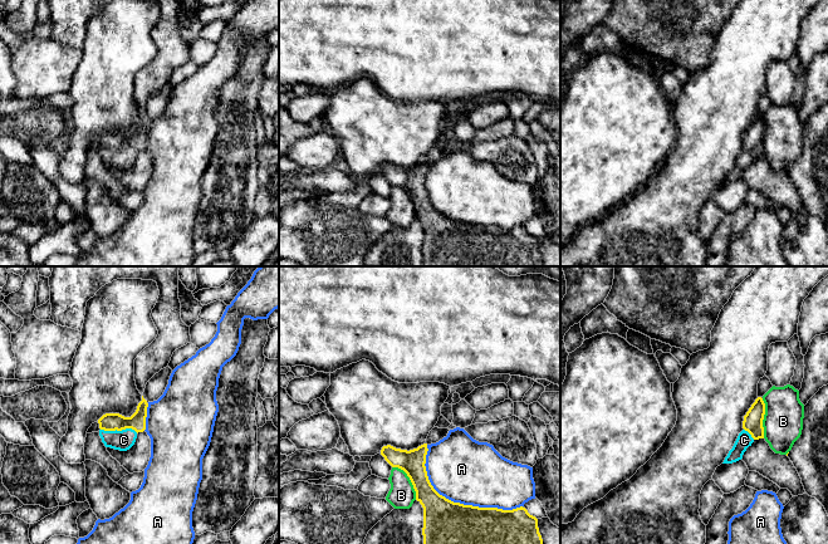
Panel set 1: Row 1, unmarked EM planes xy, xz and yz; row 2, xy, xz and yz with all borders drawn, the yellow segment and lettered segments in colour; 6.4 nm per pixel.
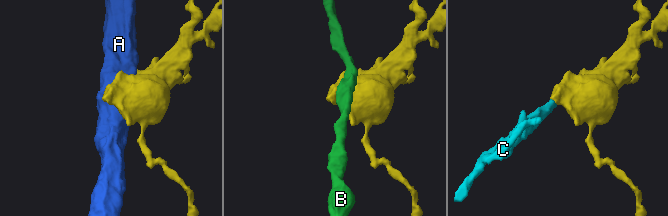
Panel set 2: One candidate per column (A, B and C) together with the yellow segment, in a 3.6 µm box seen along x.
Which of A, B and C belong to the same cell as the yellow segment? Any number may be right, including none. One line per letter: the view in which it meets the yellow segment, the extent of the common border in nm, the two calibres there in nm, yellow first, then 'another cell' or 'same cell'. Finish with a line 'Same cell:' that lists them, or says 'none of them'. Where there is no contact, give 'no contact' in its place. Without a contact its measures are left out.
A: xz | 750 nm | 480/420 nm | another cell
B: xz | 260 nm | 180/170 nm | another cell
C: xy | 240 nm | 110/130 nm | same cell
Same cell: C

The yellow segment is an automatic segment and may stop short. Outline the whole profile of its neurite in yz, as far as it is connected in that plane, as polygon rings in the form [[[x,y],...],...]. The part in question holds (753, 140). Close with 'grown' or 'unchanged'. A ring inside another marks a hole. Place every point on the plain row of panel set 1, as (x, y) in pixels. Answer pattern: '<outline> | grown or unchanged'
[[[758,116],[751,123],[743,139],[743,150],[739,152],[733,167],[729,170],[722,182],[733,182],[743,177],[744,171],[755,158],[764,157],[763,138],[765,122]]] | grown

